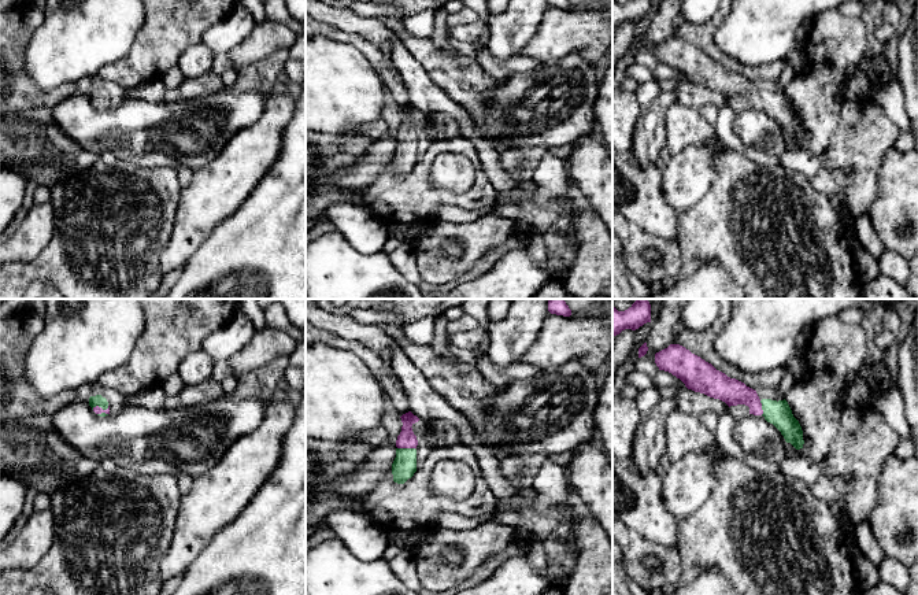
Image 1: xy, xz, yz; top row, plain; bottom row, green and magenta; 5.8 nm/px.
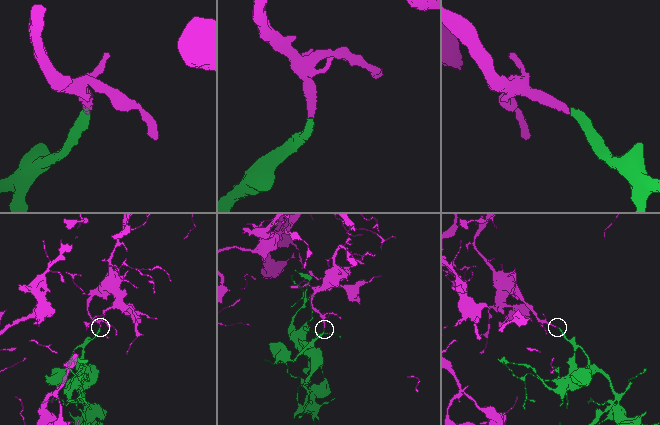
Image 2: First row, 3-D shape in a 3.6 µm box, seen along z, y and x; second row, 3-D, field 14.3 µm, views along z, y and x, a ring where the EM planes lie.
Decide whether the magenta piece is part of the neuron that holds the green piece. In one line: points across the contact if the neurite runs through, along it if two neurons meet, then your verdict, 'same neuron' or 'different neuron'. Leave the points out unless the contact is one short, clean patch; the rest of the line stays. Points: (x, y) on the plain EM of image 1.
way xz (404, 158), (406, 141), (406, 132); same neuron

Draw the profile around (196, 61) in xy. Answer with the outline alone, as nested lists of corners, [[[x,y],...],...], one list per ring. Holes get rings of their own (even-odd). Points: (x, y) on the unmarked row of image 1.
[[[197,42],[182,52],[178,67],[185,78],[197,78],[212,70],[214,52]]]

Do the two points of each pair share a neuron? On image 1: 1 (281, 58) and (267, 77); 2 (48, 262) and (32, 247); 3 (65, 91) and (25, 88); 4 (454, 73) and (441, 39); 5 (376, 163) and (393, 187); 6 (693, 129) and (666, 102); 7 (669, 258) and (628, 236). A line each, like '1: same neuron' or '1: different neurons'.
1: same neuron
2: different neurons
3: same neuron
4: different neurons
5: different neurons
6: different neurons
7: same neuron

